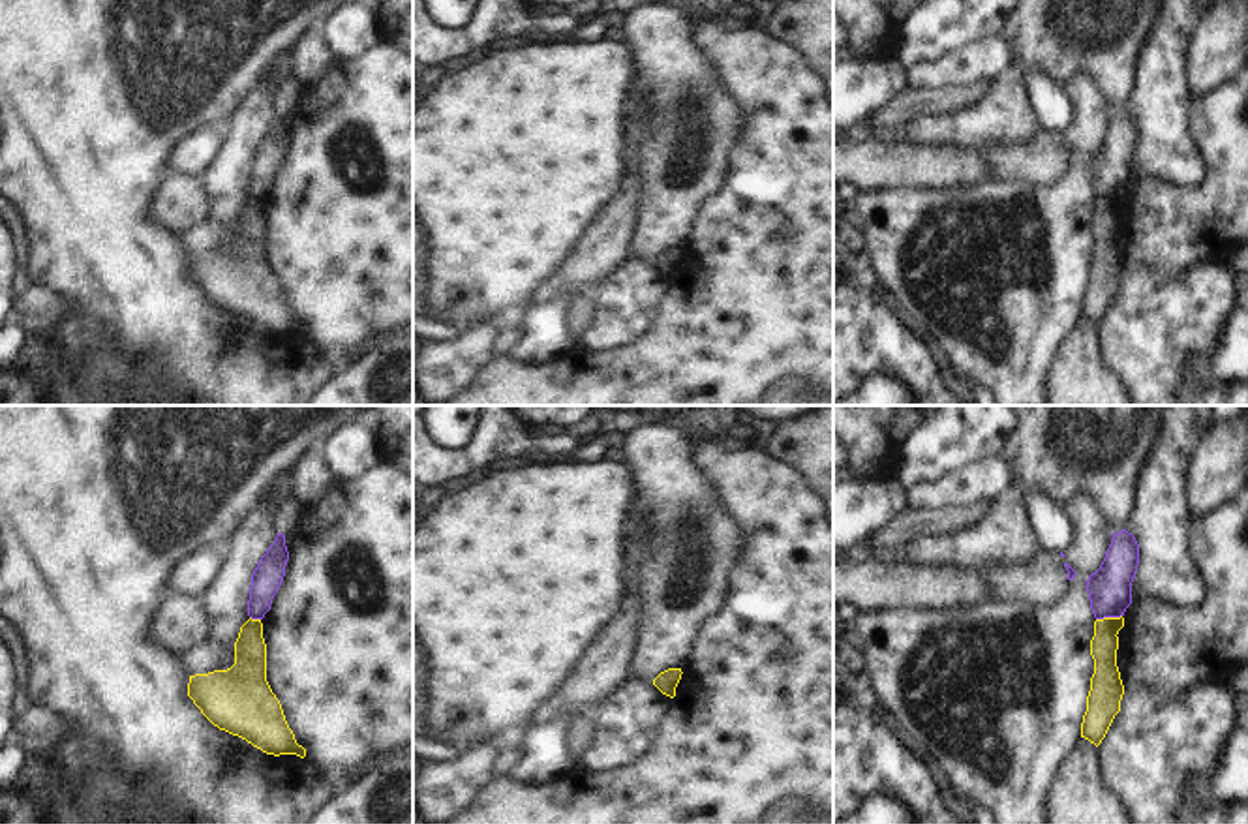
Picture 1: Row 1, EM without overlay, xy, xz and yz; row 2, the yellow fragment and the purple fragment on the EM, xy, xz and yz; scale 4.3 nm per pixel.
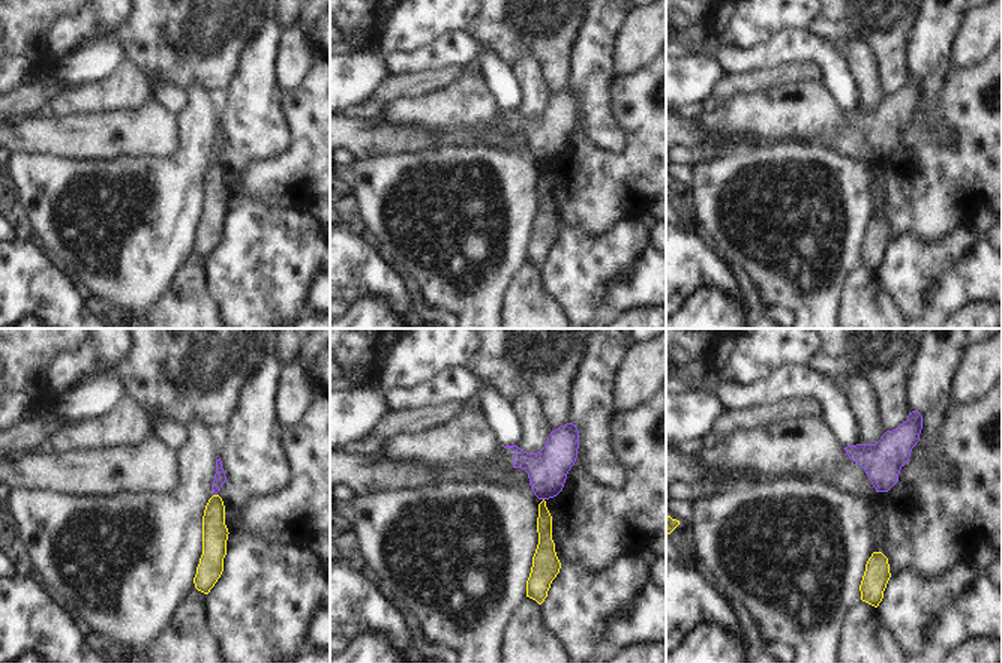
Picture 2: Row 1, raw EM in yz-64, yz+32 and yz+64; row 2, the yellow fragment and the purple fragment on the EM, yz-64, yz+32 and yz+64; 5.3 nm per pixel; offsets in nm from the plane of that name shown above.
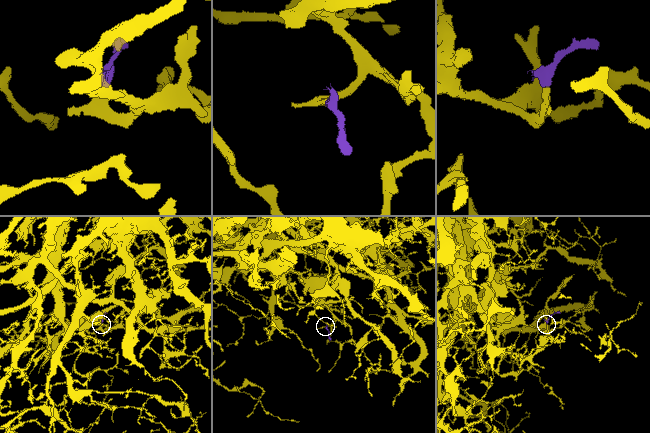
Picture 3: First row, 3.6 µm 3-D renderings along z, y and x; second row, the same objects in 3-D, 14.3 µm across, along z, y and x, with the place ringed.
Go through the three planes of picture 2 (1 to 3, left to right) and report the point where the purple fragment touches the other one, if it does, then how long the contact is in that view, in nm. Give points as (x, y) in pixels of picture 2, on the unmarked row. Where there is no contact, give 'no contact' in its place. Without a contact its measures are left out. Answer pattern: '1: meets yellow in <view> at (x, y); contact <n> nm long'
1: no contact
2: no contact
3: no contact

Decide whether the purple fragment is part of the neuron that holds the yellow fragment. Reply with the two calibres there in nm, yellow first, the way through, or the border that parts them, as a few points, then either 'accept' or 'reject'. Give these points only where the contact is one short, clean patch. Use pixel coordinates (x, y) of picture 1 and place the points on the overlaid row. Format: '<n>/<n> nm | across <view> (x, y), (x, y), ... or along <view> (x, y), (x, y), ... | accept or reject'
120/190 nm | along yz (1121, 614), (1096, 620) | reject

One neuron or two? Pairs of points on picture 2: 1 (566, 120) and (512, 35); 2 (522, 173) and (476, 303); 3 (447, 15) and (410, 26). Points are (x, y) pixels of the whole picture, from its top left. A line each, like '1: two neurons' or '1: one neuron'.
1: two neurons
2: one neuron
3: one neuron

